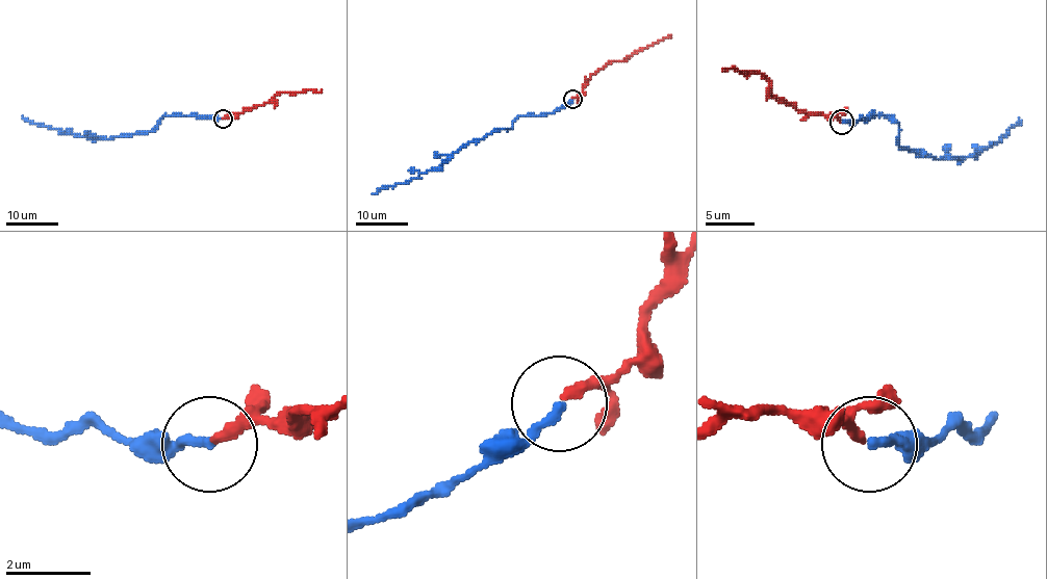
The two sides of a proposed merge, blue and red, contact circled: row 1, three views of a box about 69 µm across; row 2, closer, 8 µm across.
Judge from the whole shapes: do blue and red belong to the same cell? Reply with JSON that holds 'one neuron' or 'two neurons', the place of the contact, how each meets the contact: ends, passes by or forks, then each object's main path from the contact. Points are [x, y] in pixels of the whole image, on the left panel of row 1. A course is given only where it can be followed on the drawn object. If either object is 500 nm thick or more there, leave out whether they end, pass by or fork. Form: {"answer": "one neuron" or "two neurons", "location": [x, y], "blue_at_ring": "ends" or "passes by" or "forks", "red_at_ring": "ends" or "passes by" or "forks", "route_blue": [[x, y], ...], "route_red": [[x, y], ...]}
{"answer": "one neuron", "location": [223, 119], "blue_at_ring": "ends", "red_at_ring": "ends", "route_blue": [[223, 119], [166, 115], [154, 129], [110, 138], [72, 134], [34, 124], [23, 116]], "route_red": [[223, 119], [264, 105], [280, 93], [322, 90]]}

